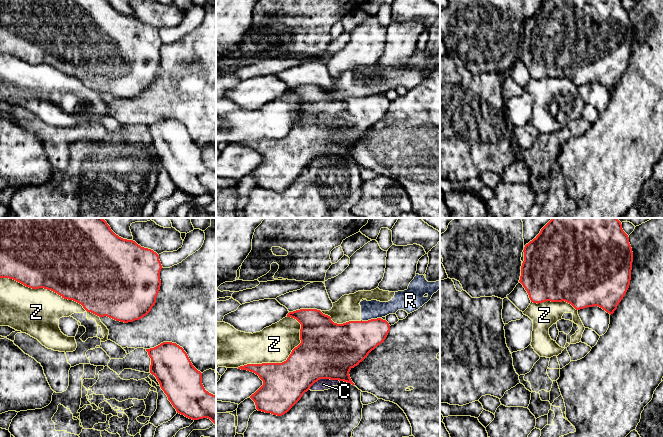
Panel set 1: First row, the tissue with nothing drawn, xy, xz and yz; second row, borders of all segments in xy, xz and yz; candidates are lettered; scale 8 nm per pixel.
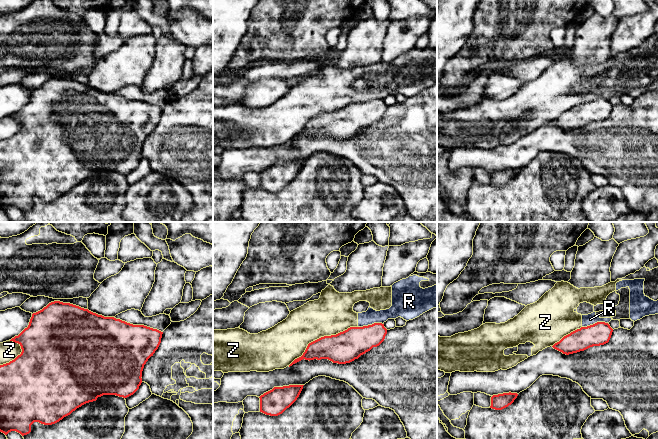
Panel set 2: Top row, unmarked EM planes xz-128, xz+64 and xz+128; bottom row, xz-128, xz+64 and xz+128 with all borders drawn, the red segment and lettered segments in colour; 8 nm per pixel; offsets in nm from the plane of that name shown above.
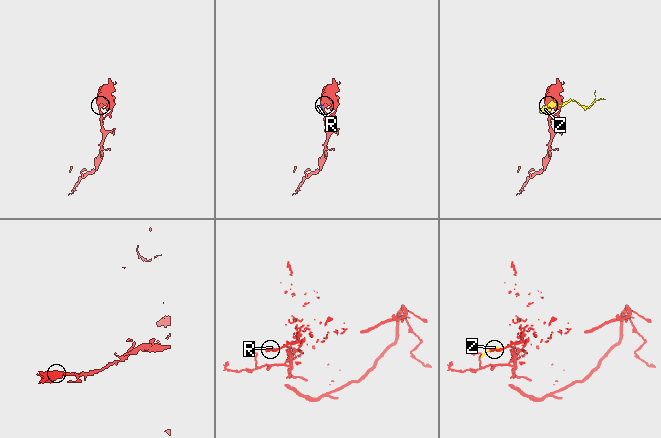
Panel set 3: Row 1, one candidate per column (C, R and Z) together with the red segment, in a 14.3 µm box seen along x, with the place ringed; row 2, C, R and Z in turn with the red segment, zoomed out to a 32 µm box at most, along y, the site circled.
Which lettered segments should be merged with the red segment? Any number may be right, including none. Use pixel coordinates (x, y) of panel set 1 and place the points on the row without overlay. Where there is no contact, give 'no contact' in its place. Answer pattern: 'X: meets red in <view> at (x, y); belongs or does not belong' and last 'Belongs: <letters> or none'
C: meets red in xz at (323, 154); does not belong
R: meets red in xz at (371, 95); does not belong
Z: meets red in xy at (50, 65); does not belong
Belongs: none

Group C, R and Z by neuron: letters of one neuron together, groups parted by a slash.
C / R Z

